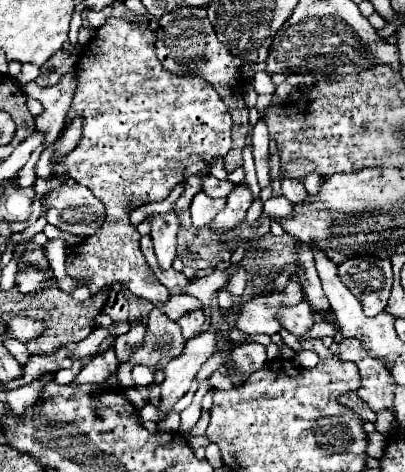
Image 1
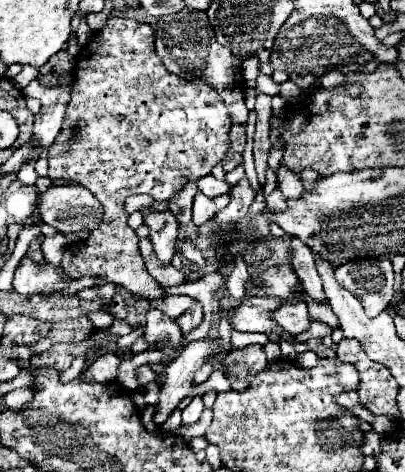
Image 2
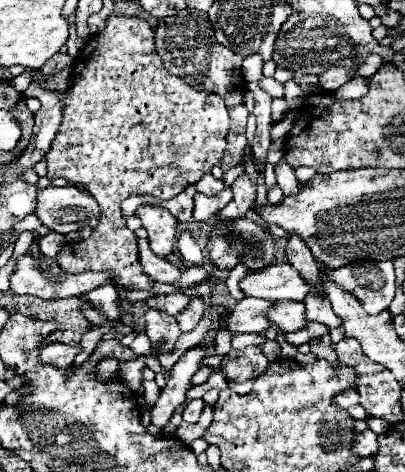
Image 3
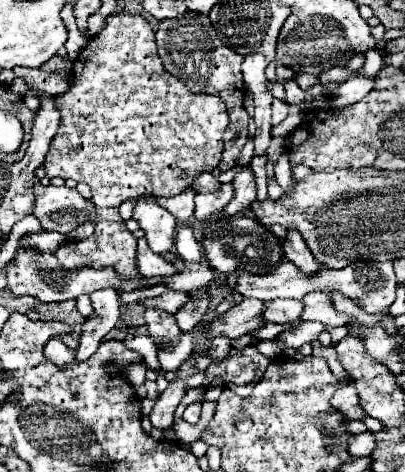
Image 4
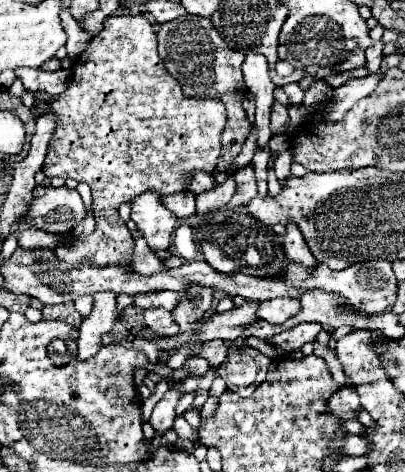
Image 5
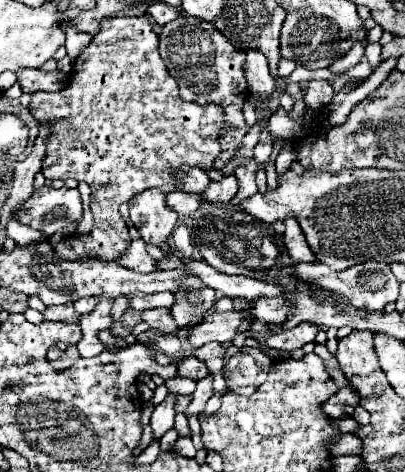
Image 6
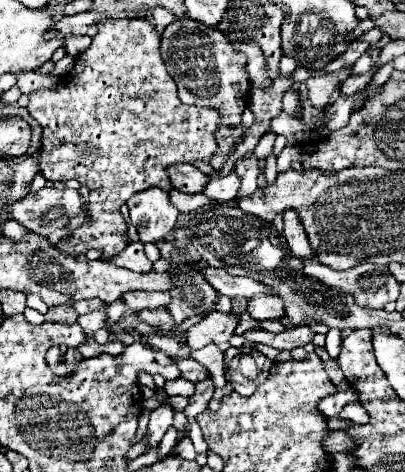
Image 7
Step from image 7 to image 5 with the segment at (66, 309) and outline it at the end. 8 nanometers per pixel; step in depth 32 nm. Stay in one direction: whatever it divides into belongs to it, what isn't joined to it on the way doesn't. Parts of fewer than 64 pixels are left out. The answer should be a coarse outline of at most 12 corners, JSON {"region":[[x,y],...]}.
{"region":[[74,302],[44,306],[44,320],[62,320],[80,328]]}

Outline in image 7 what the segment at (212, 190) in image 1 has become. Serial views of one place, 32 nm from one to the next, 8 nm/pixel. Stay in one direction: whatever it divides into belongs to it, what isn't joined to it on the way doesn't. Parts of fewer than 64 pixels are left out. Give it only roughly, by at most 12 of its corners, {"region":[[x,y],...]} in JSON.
{"region":[[178,164],[168,176],[188,194],[204,192],[208,176],[190,164]]}

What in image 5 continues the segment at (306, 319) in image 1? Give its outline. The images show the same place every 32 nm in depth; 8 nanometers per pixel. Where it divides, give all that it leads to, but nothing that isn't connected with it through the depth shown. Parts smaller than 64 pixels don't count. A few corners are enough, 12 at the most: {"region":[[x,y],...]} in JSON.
{"region":[[292,298],[260,302],[260,318],[284,324],[300,312]]}

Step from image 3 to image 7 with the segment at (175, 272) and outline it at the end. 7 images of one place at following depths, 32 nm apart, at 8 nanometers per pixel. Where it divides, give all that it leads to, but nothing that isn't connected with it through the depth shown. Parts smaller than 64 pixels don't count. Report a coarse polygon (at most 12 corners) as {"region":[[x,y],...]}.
{"region":[[130,242],[110,262],[132,272],[150,272],[144,244]]}

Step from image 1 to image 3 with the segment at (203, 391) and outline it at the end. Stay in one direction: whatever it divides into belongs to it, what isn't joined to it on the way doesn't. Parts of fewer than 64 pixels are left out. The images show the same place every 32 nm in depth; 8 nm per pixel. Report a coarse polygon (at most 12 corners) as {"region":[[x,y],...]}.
{"region":[[202,398],[188,402],[182,420],[196,423],[200,418],[204,401]]}

